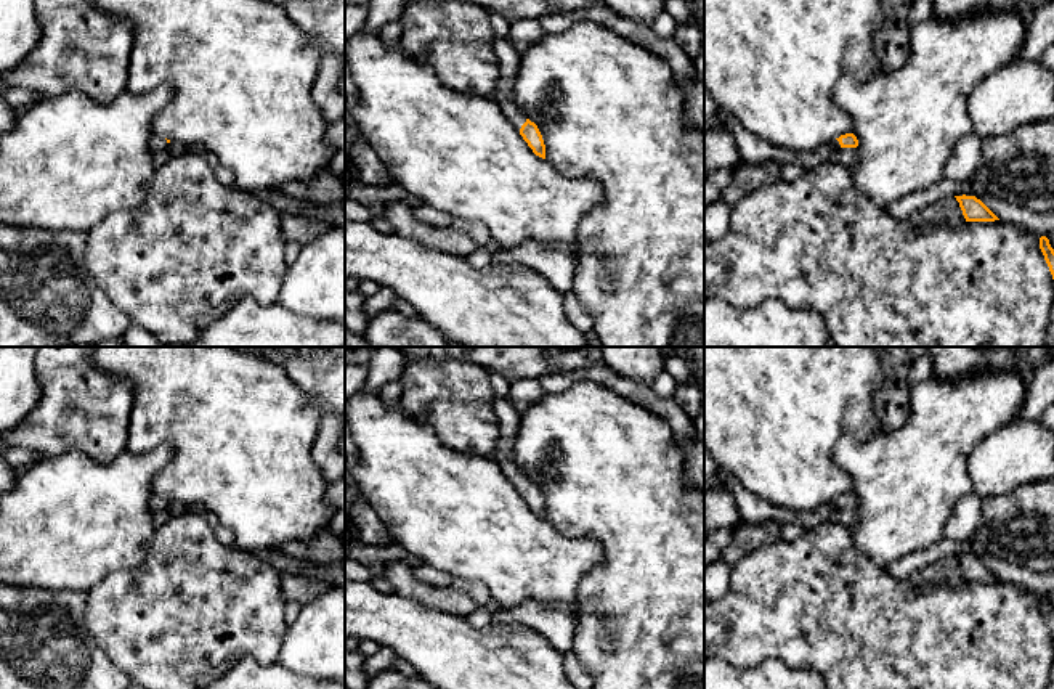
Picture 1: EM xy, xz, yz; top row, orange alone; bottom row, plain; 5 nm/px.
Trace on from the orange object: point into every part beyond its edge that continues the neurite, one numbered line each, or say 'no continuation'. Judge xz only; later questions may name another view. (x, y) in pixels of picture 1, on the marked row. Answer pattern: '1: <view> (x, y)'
1: xz (509, 58)

